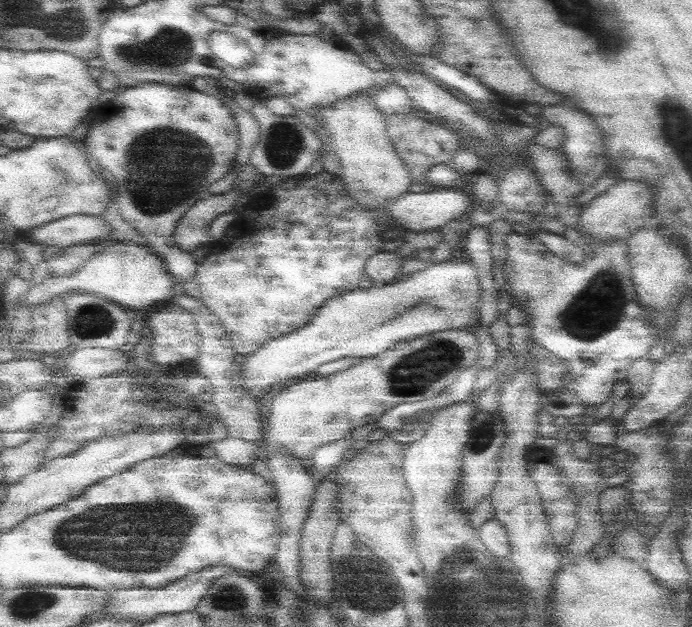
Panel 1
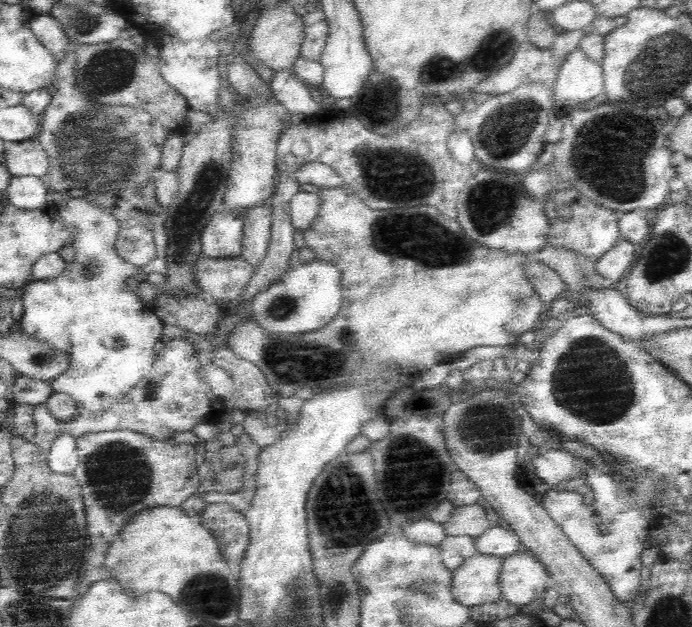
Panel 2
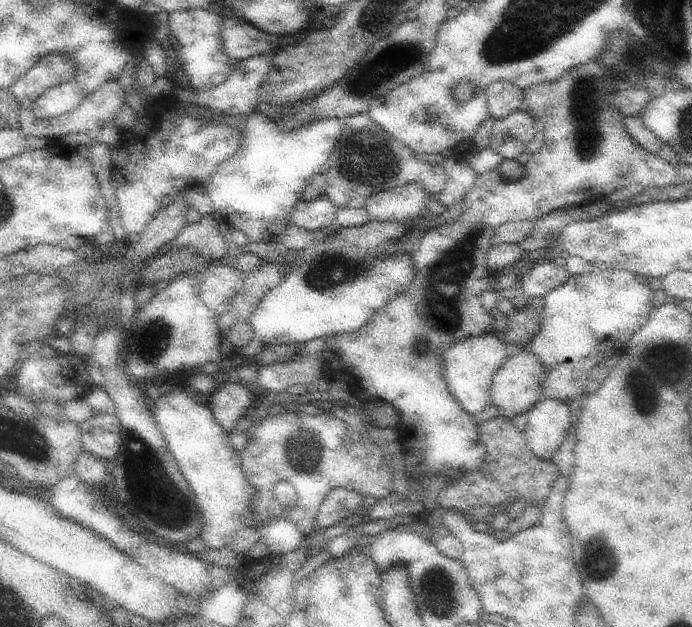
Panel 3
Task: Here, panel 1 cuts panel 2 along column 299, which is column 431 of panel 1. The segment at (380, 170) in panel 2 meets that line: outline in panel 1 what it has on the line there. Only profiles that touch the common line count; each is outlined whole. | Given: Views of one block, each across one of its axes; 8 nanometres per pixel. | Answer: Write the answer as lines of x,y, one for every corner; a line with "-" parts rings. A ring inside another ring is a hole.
392,114
386,116
386,127
388,134
396,147
400,158
410,169
412,183
429,184
426,174
436,164
450,164
458,152
460,146
459,137
456,133
443,124
431,123
424,118
408,114

